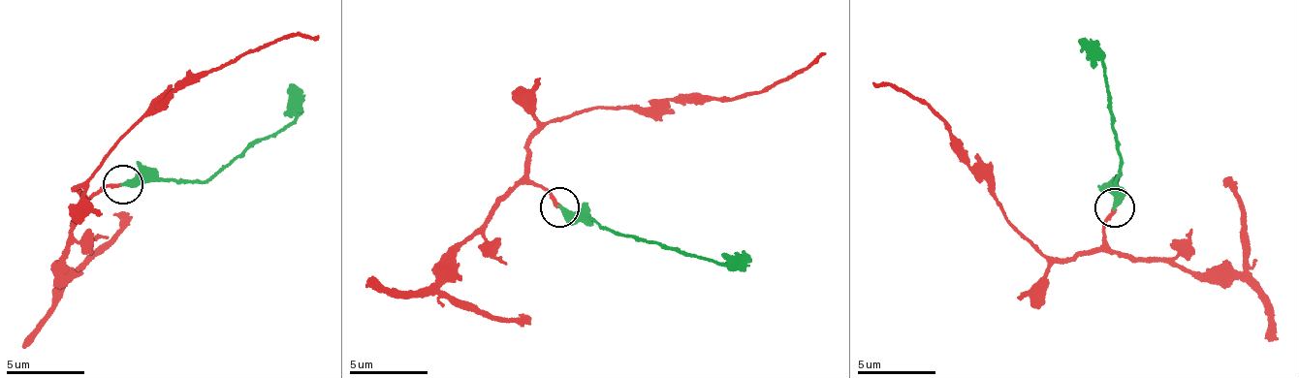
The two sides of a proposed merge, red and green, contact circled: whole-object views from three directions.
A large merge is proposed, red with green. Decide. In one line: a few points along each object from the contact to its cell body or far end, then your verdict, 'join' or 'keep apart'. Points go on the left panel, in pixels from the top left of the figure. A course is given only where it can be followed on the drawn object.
red via (123, 182), (89, 197), (76, 186), (146, 115), (170, 105), (172, 93), (296, 34), (320, 38) | green via (123, 182), (143, 177), (196, 182), (216, 173), (287, 124), (294, 83) | join

